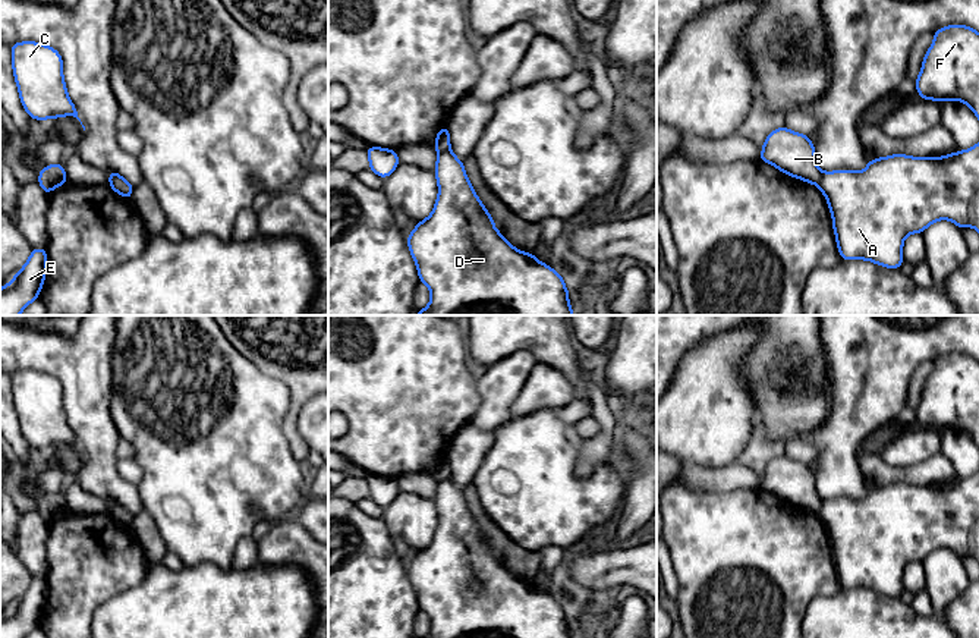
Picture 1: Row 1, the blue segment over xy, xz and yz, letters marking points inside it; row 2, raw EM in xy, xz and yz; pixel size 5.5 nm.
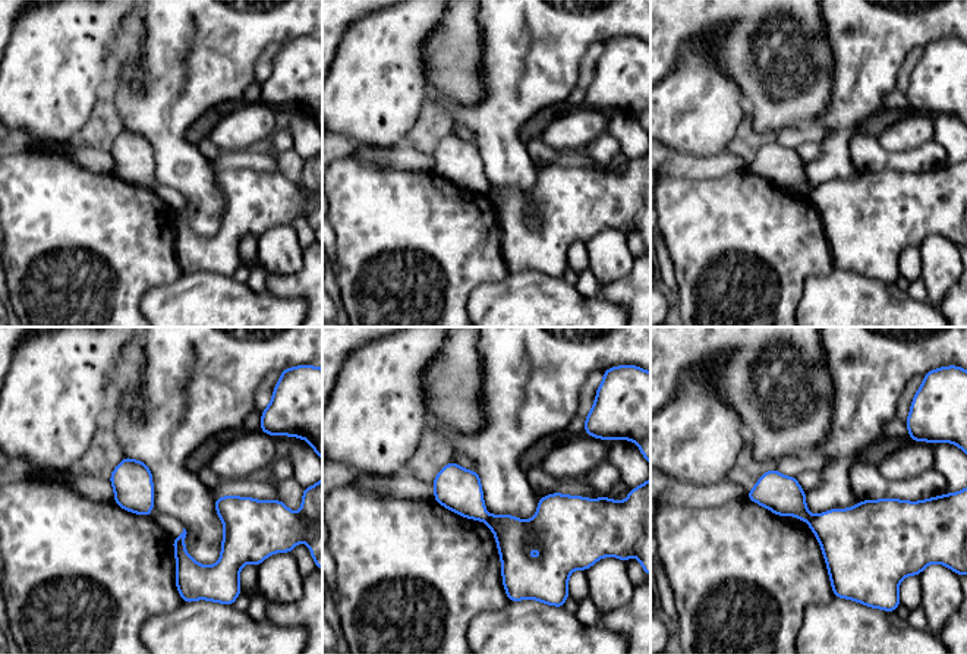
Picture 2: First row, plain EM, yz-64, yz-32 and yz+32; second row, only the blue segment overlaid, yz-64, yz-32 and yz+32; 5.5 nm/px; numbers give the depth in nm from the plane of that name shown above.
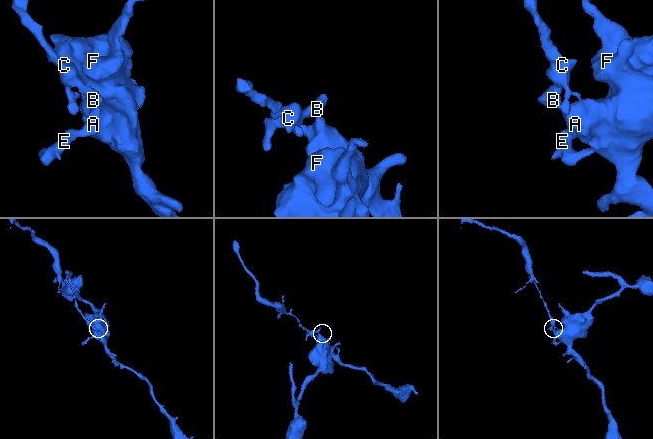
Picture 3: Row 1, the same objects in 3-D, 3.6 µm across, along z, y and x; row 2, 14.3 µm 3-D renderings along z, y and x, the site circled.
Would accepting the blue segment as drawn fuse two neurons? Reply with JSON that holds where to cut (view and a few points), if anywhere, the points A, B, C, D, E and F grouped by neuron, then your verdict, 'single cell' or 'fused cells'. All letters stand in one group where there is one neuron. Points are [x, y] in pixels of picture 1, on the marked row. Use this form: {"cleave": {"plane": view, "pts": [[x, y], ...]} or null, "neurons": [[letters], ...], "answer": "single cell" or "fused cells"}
{"cleave": {"plane": "xz", "pts": [[449, 148], [438, 151]]}, "neurons": [["A", "D", "E", "F"], ["B", "C"]], "answer": "fused cells"}

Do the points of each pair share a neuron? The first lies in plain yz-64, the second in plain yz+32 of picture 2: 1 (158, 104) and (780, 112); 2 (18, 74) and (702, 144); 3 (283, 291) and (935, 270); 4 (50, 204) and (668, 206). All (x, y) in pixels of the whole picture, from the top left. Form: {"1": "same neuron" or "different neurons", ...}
{"1": "different neurons", "2": "same neuron", "3": "different neurons", "4": "same neuron"}

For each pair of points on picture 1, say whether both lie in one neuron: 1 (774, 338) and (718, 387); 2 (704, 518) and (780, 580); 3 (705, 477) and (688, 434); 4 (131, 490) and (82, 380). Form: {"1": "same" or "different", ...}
{"1": "different", "2": "same", "3": "different", "4": "same"}

